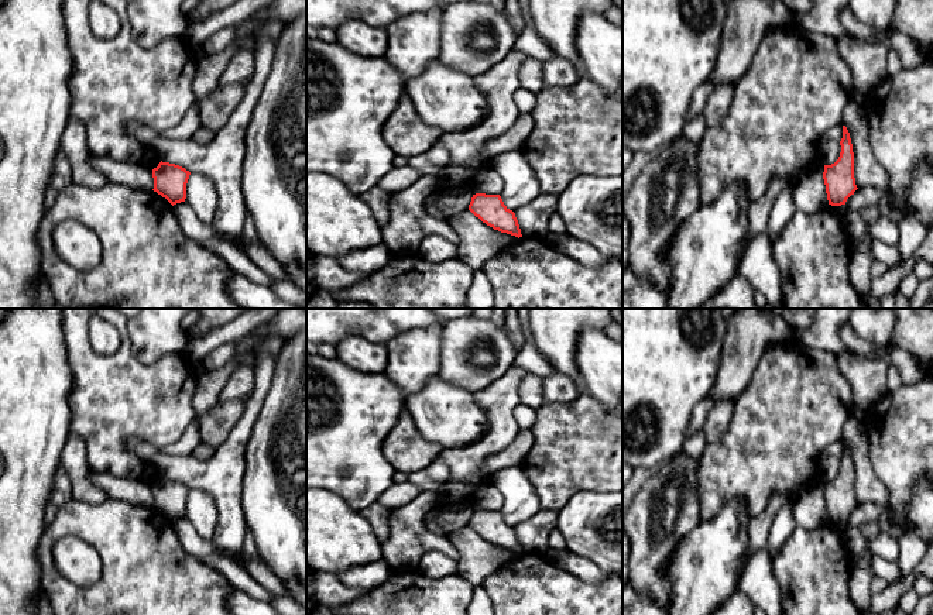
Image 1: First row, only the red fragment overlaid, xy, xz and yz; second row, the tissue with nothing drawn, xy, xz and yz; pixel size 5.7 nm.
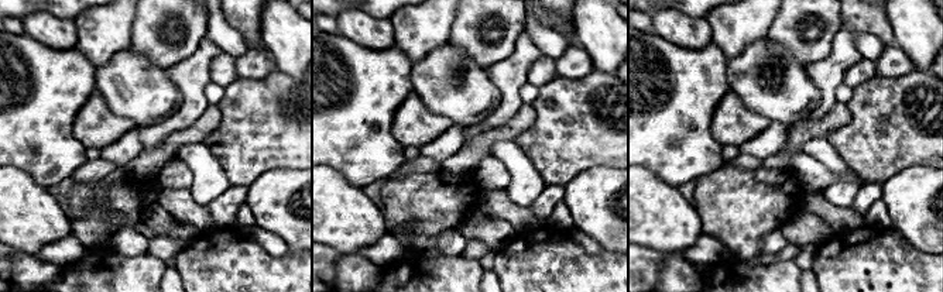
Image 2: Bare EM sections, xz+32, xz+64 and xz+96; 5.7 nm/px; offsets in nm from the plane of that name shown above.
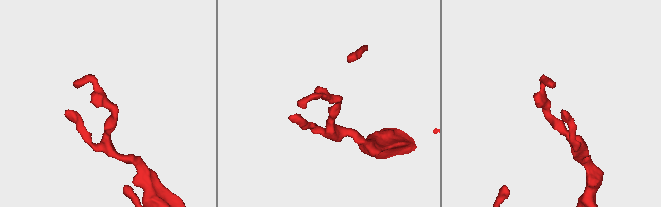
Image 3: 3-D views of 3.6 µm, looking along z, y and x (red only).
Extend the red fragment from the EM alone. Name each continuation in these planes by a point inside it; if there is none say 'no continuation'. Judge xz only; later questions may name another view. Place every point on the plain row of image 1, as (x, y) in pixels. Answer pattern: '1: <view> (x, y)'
no continuation

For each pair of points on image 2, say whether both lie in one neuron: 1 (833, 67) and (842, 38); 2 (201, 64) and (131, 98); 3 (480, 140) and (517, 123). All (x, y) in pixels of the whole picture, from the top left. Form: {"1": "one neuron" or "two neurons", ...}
{"1": "one neuron", "2": "two neurons", "3": "one neuron"}

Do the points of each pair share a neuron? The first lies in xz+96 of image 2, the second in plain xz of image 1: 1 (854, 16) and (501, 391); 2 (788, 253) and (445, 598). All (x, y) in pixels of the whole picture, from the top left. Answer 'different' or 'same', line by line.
1: same
2: different

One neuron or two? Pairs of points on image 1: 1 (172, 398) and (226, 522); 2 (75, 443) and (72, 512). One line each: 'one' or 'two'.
1: two
2: two

